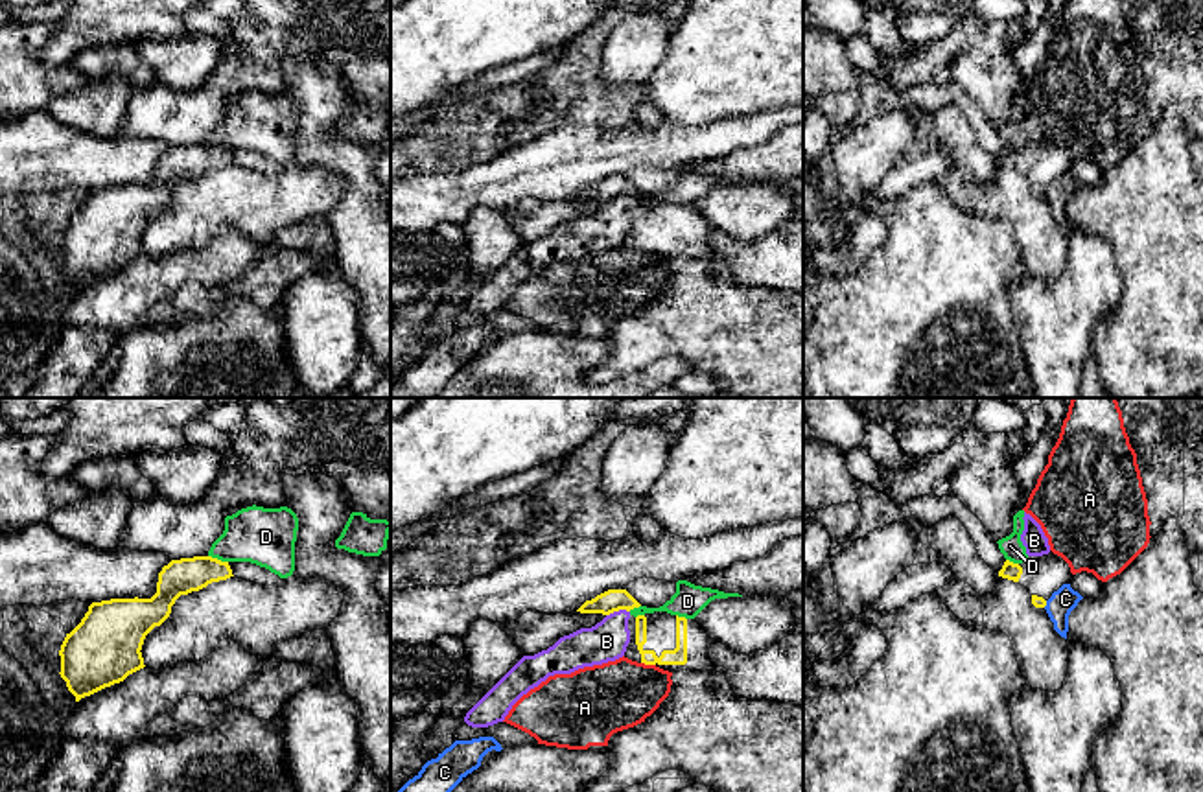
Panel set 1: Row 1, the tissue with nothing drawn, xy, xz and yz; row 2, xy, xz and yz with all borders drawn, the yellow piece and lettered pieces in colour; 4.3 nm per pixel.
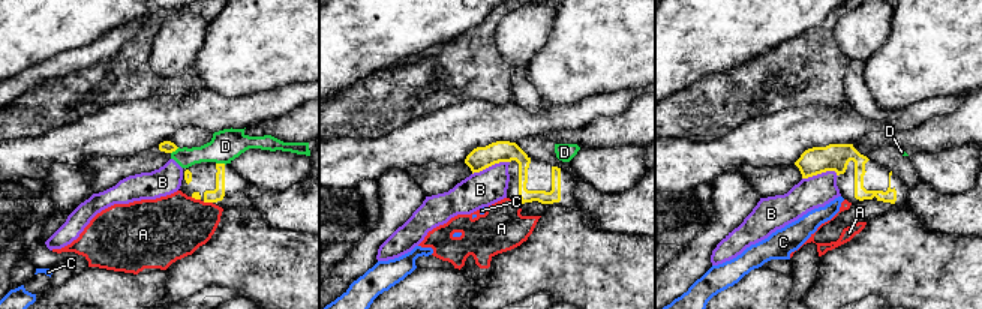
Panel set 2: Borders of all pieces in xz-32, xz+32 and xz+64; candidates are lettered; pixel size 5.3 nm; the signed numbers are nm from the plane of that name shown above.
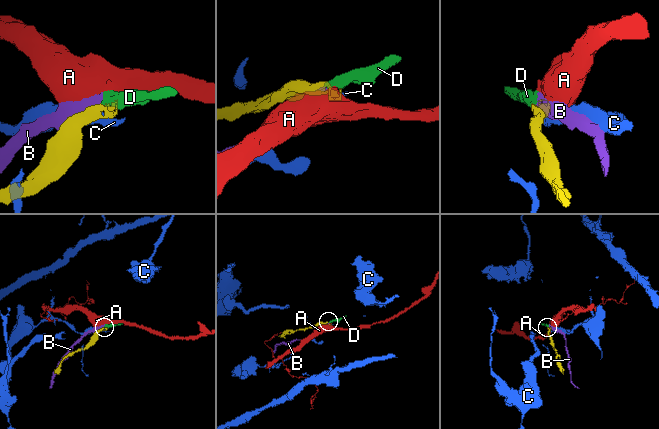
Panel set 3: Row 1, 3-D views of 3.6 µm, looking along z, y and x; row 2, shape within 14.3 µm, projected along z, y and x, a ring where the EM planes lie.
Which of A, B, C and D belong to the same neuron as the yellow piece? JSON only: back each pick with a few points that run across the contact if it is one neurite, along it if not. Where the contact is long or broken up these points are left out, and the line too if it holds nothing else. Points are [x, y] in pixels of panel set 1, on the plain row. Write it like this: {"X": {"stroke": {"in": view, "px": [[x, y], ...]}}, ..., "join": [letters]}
{"join": []}

